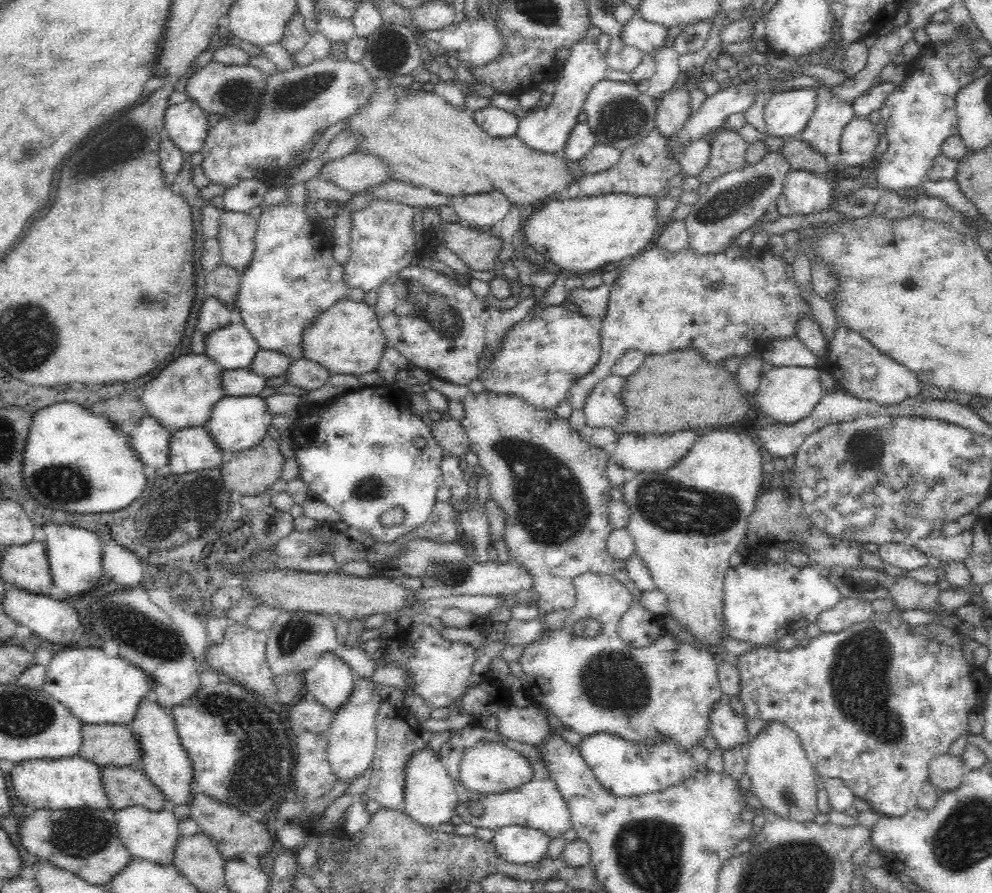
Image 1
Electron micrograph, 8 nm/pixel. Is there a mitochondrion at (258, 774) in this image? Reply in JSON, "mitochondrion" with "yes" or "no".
{"mitochondrion":"yes"}

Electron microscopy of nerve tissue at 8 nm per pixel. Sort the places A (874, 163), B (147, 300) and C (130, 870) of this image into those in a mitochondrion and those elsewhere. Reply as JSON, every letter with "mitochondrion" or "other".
{"A":"other","B":"mitochondrion","C":"other"}

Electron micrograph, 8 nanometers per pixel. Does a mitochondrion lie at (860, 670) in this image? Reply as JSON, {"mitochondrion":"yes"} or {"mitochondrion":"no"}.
{"mitochondrion":"yes"}

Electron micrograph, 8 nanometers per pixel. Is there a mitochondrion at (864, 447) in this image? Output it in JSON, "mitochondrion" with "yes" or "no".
{"mitochondrion":"yes"}

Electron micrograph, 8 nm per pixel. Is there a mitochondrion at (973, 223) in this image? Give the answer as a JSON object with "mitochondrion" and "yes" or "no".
{"mitochondrion":"no"}

